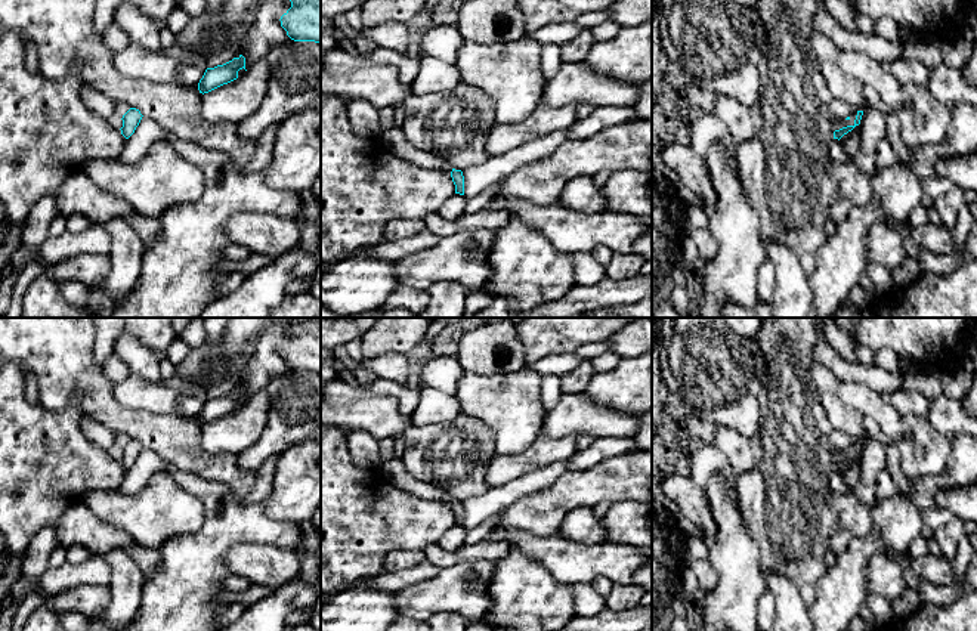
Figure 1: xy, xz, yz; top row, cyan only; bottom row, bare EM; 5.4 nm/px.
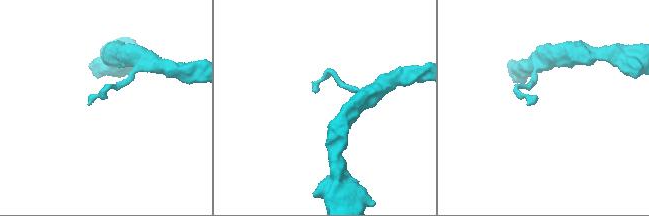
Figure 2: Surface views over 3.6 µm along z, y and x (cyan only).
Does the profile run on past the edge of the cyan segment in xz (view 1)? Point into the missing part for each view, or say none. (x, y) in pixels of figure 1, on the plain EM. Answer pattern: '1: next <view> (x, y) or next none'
1: next none

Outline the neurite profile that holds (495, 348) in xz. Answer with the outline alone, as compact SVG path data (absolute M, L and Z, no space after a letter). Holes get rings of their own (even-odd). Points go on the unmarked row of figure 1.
M511 319L457 331L457 358L464 371L508 374L528 365L525 346Z

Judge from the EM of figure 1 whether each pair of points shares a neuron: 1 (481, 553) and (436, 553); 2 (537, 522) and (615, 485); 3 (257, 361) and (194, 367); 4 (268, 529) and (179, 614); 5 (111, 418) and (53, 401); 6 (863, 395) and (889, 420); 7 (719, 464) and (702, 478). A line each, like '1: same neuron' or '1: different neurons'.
1: same neuron
2: same neuron
3: different neurons
4: same neuron
5: same neuron
6: same neuron
7: same neuron

